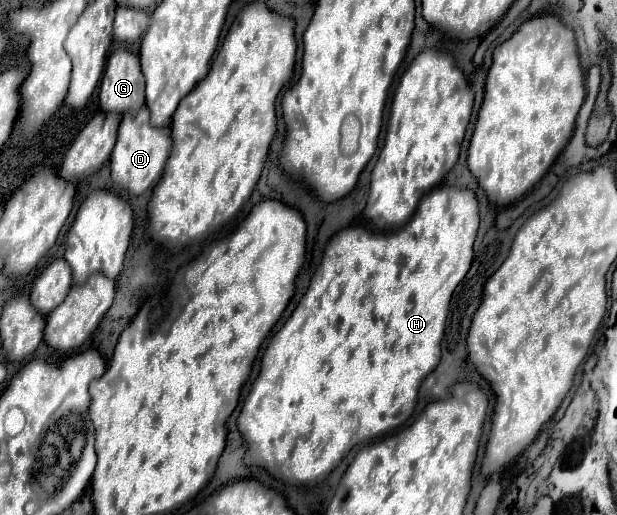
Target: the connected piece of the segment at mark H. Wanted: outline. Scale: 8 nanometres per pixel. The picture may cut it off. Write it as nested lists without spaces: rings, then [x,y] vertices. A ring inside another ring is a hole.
[[[439,186],[433,188],[429,194],[425,194],[425,198],[421,198],[415,214],[411,216],[411,220],[397,228],[395,232],[367,232],[363,228],[347,228],[343,232],[339,232],[325,248],[325,254],[337,254],[339,262],[325,262],[321,260],[319,268],[315,270],[309,290],[305,292],[305,296],[301,298],[301,302],[297,304],[295,312],[291,314],[291,318],[283,324],[283,328],[271,338],[263,360],[261,360],[261,372],[257,376],[257,380],[251,386],[251,392],[241,408],[241,414],[237,418],[237,428],[247,444],[247,454],[245,454],[245,464],[247,466],[263,466],[269,470],[269,473],[280,478],[285,483],[291,485],[316,486],[323,482],[333,468],[341,462],[341,458],[357,444],[377,438],[383,432],[389,432],[397,426],[401,426],[415,410],[417,404],[417,394],[419,394],[419,386],[423,382],[423,378],[439,364],[441,360],[441,340],[443,340],[443,332],[445,332],[445,322],[447,322],[447,314],[449,314],[449,302],[453,296],[453,290],[457,288],[457,284],[465,278],[465,274],[471,268],[473,262],[473,242],[477,236],[477,228],[479,228],[479,210],[477,210],[477,198],[471,190],[463,190],[463,188],[455,188],[455,186]]]

